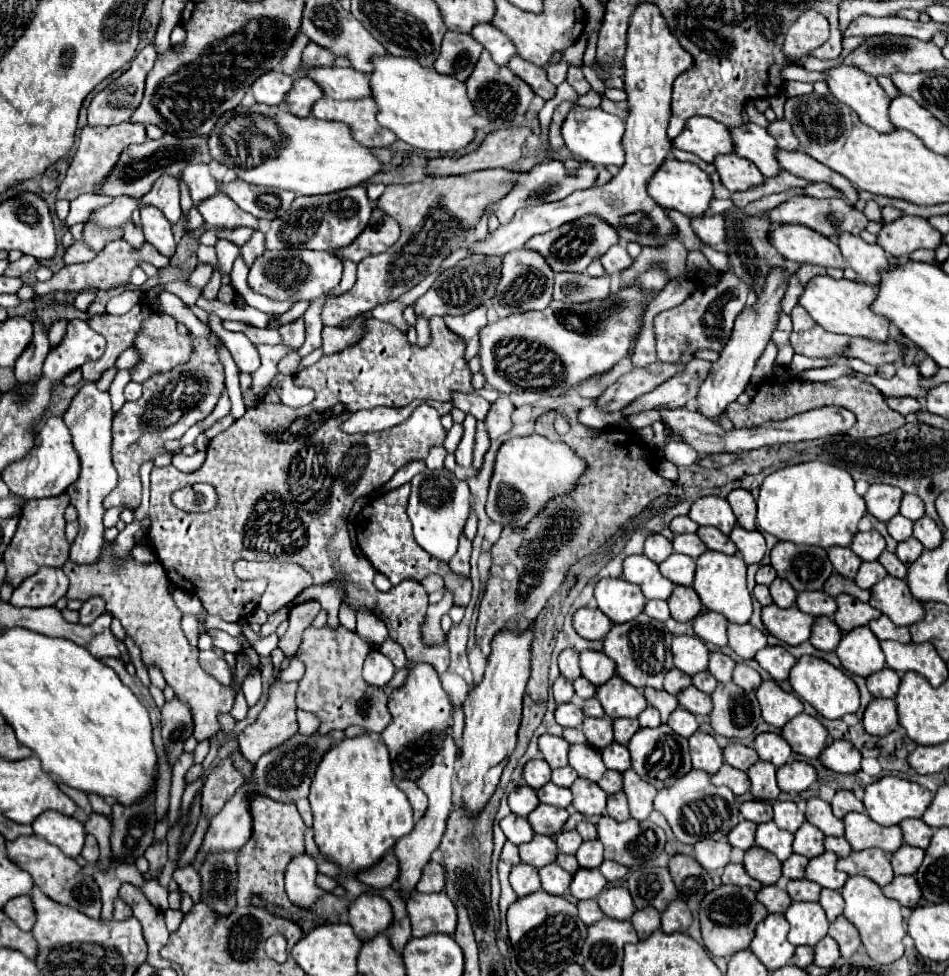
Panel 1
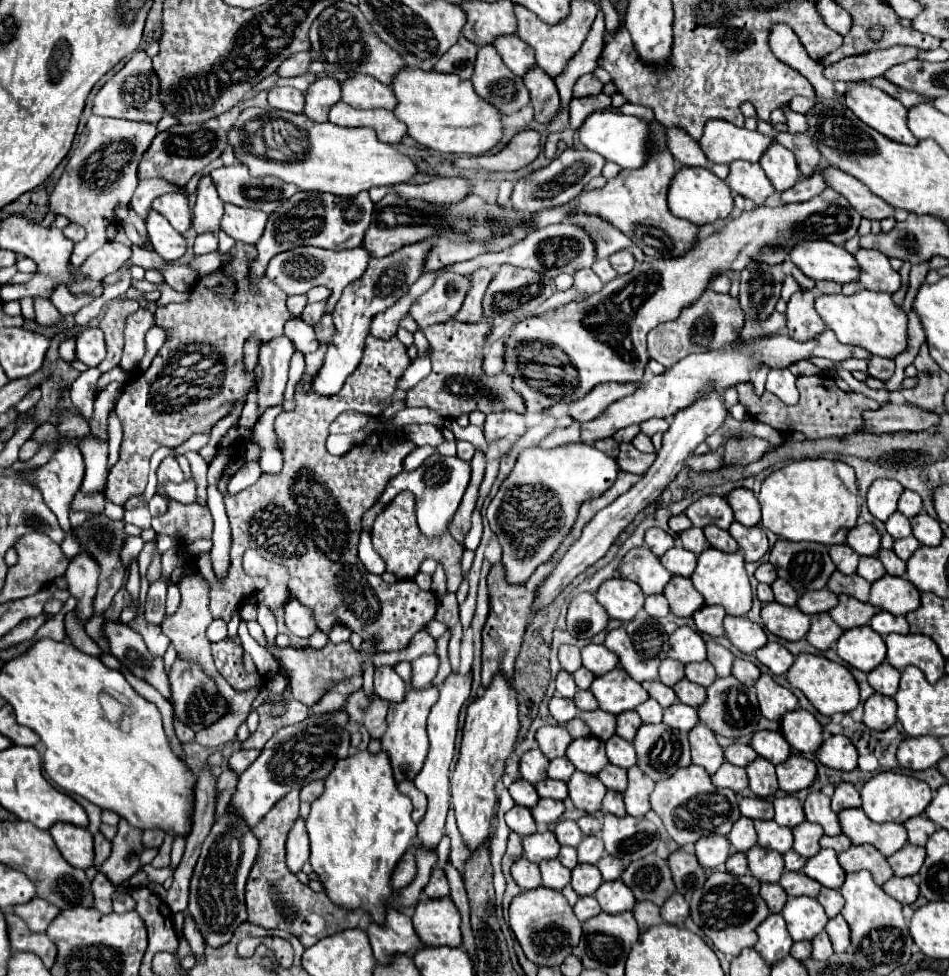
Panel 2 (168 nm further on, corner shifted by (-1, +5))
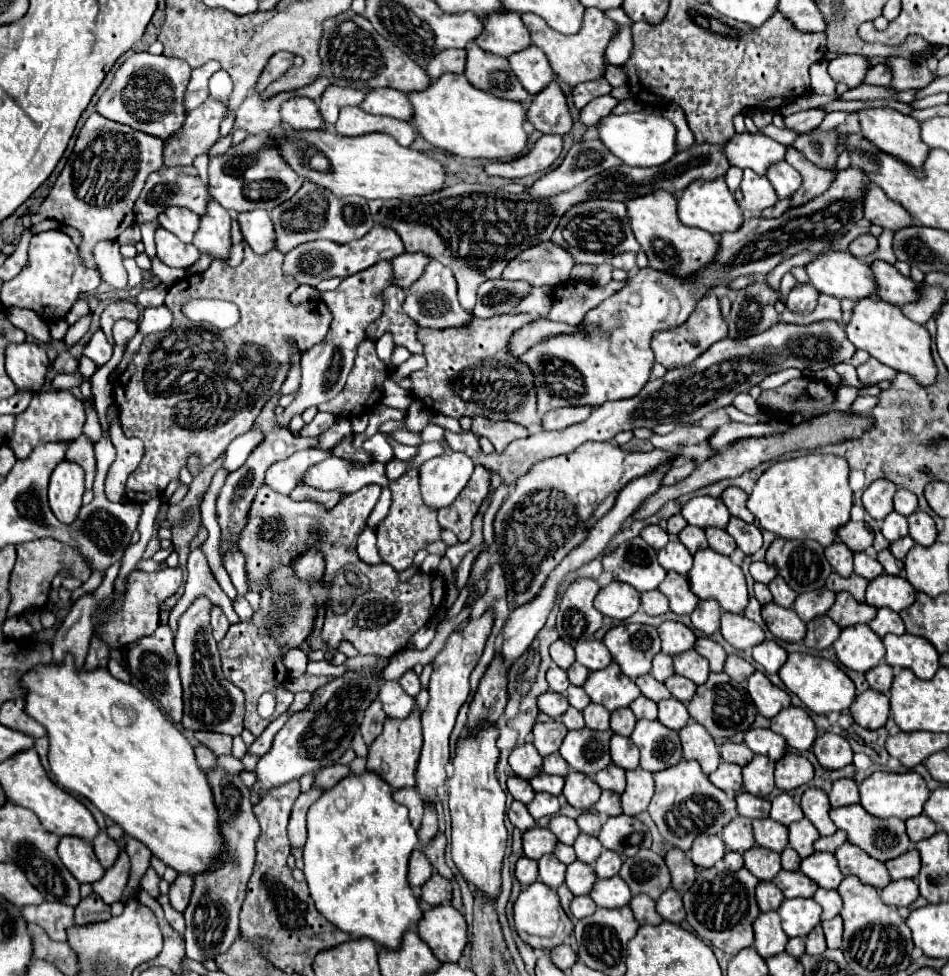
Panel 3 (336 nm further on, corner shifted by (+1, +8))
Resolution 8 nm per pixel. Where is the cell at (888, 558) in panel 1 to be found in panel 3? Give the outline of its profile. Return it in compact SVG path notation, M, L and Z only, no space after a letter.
M881 550L877 554L877 560L881 562L881 566L885 568L887 574L901 574L903 572L903 562L897 560L889 550Z

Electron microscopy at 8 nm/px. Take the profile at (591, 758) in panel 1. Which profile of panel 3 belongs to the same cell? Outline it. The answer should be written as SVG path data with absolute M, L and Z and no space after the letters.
M591 728L571 730L567 732L559 752L573 770L591 776L603 770L607 764L611 764L611 756L609 756L611 736L613 736L611 730L607 732L597 732Z

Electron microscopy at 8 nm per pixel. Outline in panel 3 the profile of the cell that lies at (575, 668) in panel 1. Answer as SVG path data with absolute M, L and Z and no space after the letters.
M563 640L553 642L553 644L551 644L551 658L553 658L553 662L555 662L559 668L567 670L567 668L575 662L573 646L567 644L567 642L563 642Z

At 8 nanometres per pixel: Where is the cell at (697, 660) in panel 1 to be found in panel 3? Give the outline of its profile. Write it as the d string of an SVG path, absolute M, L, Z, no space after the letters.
M663 622L657 630L661 636L661 650L669 656L677 656L695 648L697 638L693 630L681 622Z

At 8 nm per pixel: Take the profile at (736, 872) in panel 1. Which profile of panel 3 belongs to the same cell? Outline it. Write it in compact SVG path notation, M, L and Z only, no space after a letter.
M729 850L729 852L725 854L725 858L723 858L723 864L725 864L729 870L741 870L741 868L743 868L743 856L741 856L741 852Z

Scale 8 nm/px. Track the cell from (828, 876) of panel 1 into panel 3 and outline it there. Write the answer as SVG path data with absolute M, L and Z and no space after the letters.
M813 852L811 856L801 860L801 872L809 876L817 886L827 890L835 890L843 880L843 874L837 866L837 860L831 852Z

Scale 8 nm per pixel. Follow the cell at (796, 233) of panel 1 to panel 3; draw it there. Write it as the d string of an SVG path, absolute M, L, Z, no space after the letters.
M849 250L823 252L805 266L811 284L829 296L861 300L875 294L875 278L871 268Z

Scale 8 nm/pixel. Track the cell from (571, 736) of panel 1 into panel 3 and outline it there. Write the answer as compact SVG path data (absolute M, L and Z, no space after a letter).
M569 708L569 710L561 716L561 720L563 720L563 724L565 724L569 730L579 730L579 728L585 726L583 714L581 714L579 710L575 710L575 708Z

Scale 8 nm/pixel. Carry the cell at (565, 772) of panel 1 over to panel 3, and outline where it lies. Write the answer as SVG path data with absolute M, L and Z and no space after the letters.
M555 752L555 754L549 754L549 756L543 758L543 772L547 772L547 774L567 776L567 774L569 774L569 768L567 768L565 760Z

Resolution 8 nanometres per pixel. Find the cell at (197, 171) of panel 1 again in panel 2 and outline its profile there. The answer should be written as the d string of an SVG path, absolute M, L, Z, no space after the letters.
M203 177L197 187L197 201L193 207L193 229L197 235L213 233L217 235L221 231L221 217L223 217L223 205L217 189L213 187L213 181L209 177Z

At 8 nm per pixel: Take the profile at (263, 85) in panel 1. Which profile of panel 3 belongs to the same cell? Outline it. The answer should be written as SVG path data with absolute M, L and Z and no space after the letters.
M305 96L289 98L281 104L281 120L291 124L295 130L309 130L309 128L325 128L325 122L319 114L317 102Z

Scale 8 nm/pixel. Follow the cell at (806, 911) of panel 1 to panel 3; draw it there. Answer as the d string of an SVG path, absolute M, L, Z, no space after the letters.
M791 898L783 900L779 916L789 938L807 936L821 922L821 908L813 898Z

